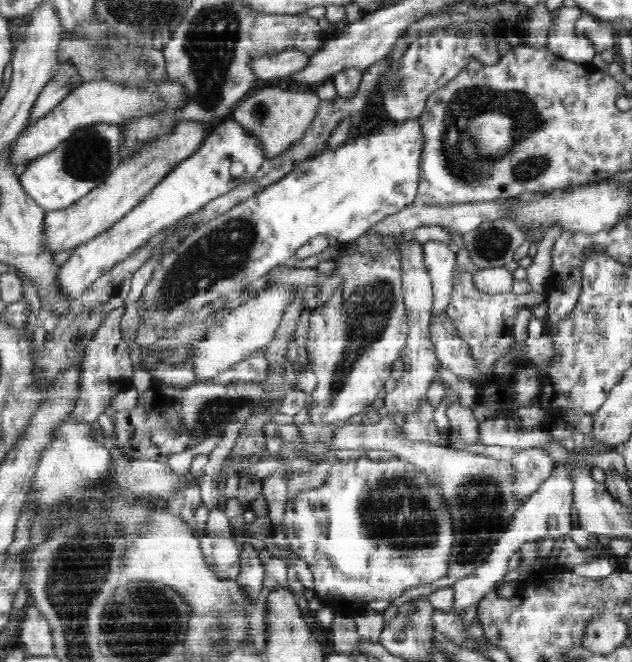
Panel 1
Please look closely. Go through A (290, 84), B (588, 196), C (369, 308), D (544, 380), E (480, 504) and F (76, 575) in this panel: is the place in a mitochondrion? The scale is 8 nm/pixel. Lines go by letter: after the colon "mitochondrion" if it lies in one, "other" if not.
A: other
B: other
C: mitochondrion
D: other
E: mitochondrion
F: mitochondrion

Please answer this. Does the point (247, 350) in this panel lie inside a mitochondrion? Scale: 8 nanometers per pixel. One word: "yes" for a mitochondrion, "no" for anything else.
no

